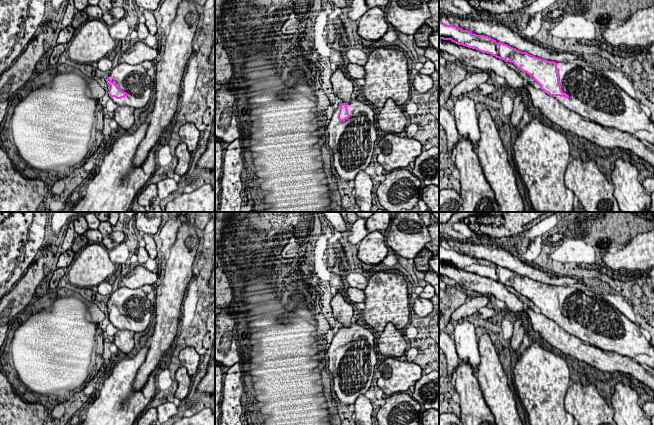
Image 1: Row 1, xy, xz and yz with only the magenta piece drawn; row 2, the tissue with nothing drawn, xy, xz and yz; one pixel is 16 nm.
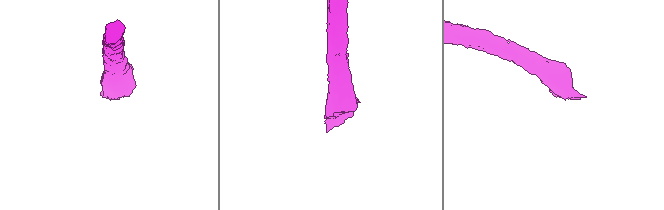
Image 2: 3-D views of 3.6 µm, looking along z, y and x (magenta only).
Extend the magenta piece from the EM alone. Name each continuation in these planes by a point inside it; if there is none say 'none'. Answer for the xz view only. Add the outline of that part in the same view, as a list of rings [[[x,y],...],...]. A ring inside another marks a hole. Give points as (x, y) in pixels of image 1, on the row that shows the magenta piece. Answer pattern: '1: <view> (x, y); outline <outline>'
1: xz (352, 142); outline [[[354,96],[347,109],[350,115],[348,119],[340,121],[337,118],[340,108],[337,108],[326,129],[333,165],[340,179],[345,182],[354,180],[372,162],[378,138],[374,127],[376,111],[372,106]]]

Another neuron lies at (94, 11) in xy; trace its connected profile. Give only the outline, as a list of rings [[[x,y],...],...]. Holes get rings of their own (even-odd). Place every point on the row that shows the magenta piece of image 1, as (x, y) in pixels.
[[[88,5],[86,8],[86,13],[88,16],[94,17],[95,19],[102,19],[103,11],[100,9],[98,5]]]

